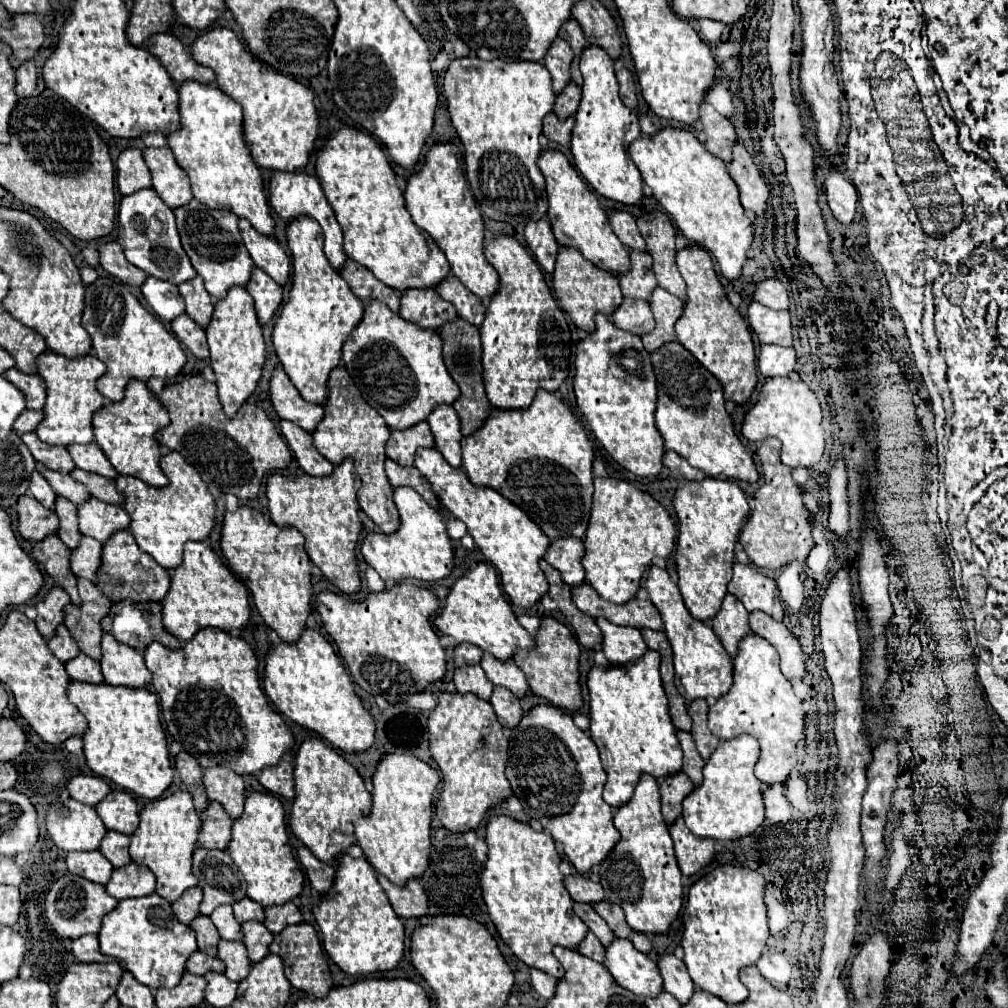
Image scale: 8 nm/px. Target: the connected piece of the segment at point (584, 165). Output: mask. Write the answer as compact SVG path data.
M588 45L582 53L580 71L584 77L580 107L574 115L576 125L572 129L570 151L576 169L602 197L636 205L642 199L642 177L628 153L628 141L640 137L636 111L626 107L618 97L618 81L614 77L614 61L610 55L598 47Z

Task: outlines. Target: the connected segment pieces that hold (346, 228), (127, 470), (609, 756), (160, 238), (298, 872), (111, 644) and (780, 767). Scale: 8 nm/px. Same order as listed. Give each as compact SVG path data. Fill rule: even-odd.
M340 125L340 129L332 131L324 139L322 147L318 149L316 173L320 177L324 195L336 213L336 221L340 223L340 227L344 231L344 251L350 259L368 267L382 283L386 283L398 291L404 291L408 287L434 287L448 275L450 265L448 265L442 249L438 249L436 241L430 235L426 235L424 231L420 231L414 225L410 213L406 211L402 191L396 185L394 171L382 151L382 147L378 145L378 141L372 135L358 131L356 127L350 127L350 125Z
M128 381L124 389L124 399L116 403L108 403L94 413L94 439L114 465L114 469L122 475L132 475L142 479L148 485L162 487L166 485L166 477L162 475L158 461L160 461L160 445L154 439L154 433L168 425L168 413L154 397L154 393L146 387L144 381Z
M648 649L638 661L628 665L610 665L610 667L592 667L588 671L588 695L590 695L590 737L600 749L602 767L608 775L604 785L604 801L612 807L624 805L634 793L634 785L642 773L650 773L656 779L664 779L682 769L682 749L676 739L676 727L668 715L668 699L660 681L660 657L654 649Z
M140 189L132 195L122 197L120 209L118 209L118 245L122 245L122 251L126 259L140 267L146 275L154 275L158 279L170 281L174 285L188 281L196 275L196 271L190 265L188 255L184 253L178 237L178 229L174 223L172 209L154 193L154 189Z
M252 791L246 797L244 813L242 817L234 819L232 839L226 851L242 871L248 883L248 897L252 901L264 907L282 905L302 891L304 875L290 847L286 821L284 821L284 807L278 801L278 797L274 797L272 793Z
M110 633L102 635L102 675L108 685L144 687L150 681L150 671L144 665L140 651L118 643Z
M754 633L742 637L738 653L732 659L732 673L734 683L730 691L710 705L708 727L718 739L732 739L742 733L756 737L760 743L760 759L754 767L756 777L766 785L784 783L796 765L794 749L804 731L806 709L780 671L776 649L764 637Z

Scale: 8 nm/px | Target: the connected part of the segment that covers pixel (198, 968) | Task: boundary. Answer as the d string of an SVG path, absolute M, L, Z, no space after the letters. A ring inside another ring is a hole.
M194 951L190 955L190 961L186 961L186 971L194 973L194 975L204 975L208 971L222 973L224 971L224 963L218 957L208 957L208 955L202 955L200 951Z

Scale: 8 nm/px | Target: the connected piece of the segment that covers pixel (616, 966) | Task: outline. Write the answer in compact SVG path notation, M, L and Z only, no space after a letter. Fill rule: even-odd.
M616 937L606 947L604 965L620 987L636 995L656 997L662 991L662 977L658 965L648 955L634 949L632 941Z

